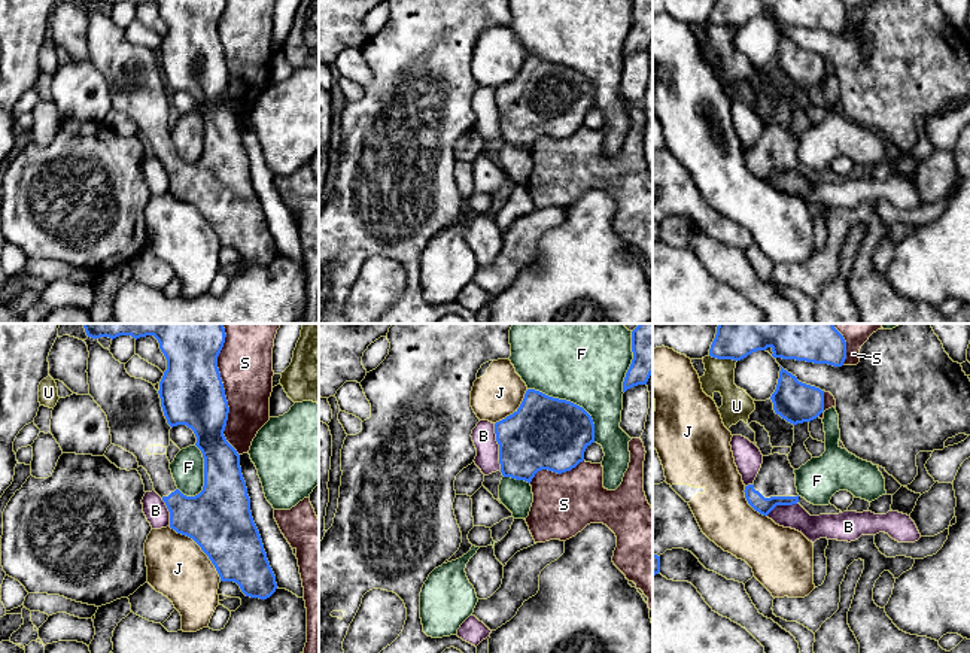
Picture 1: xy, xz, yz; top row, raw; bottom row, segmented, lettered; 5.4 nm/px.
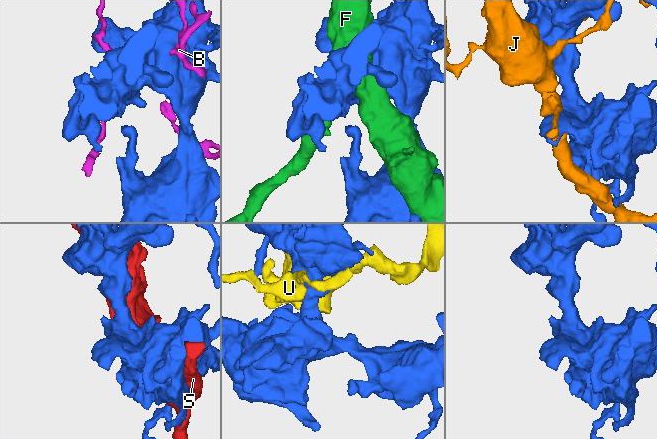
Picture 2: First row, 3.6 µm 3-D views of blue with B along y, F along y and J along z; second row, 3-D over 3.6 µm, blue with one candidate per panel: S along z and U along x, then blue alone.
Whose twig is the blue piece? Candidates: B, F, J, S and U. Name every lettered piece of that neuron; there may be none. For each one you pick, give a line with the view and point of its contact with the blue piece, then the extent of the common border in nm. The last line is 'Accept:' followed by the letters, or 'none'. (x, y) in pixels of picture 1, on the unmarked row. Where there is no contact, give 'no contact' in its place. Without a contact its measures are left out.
Accept: none

